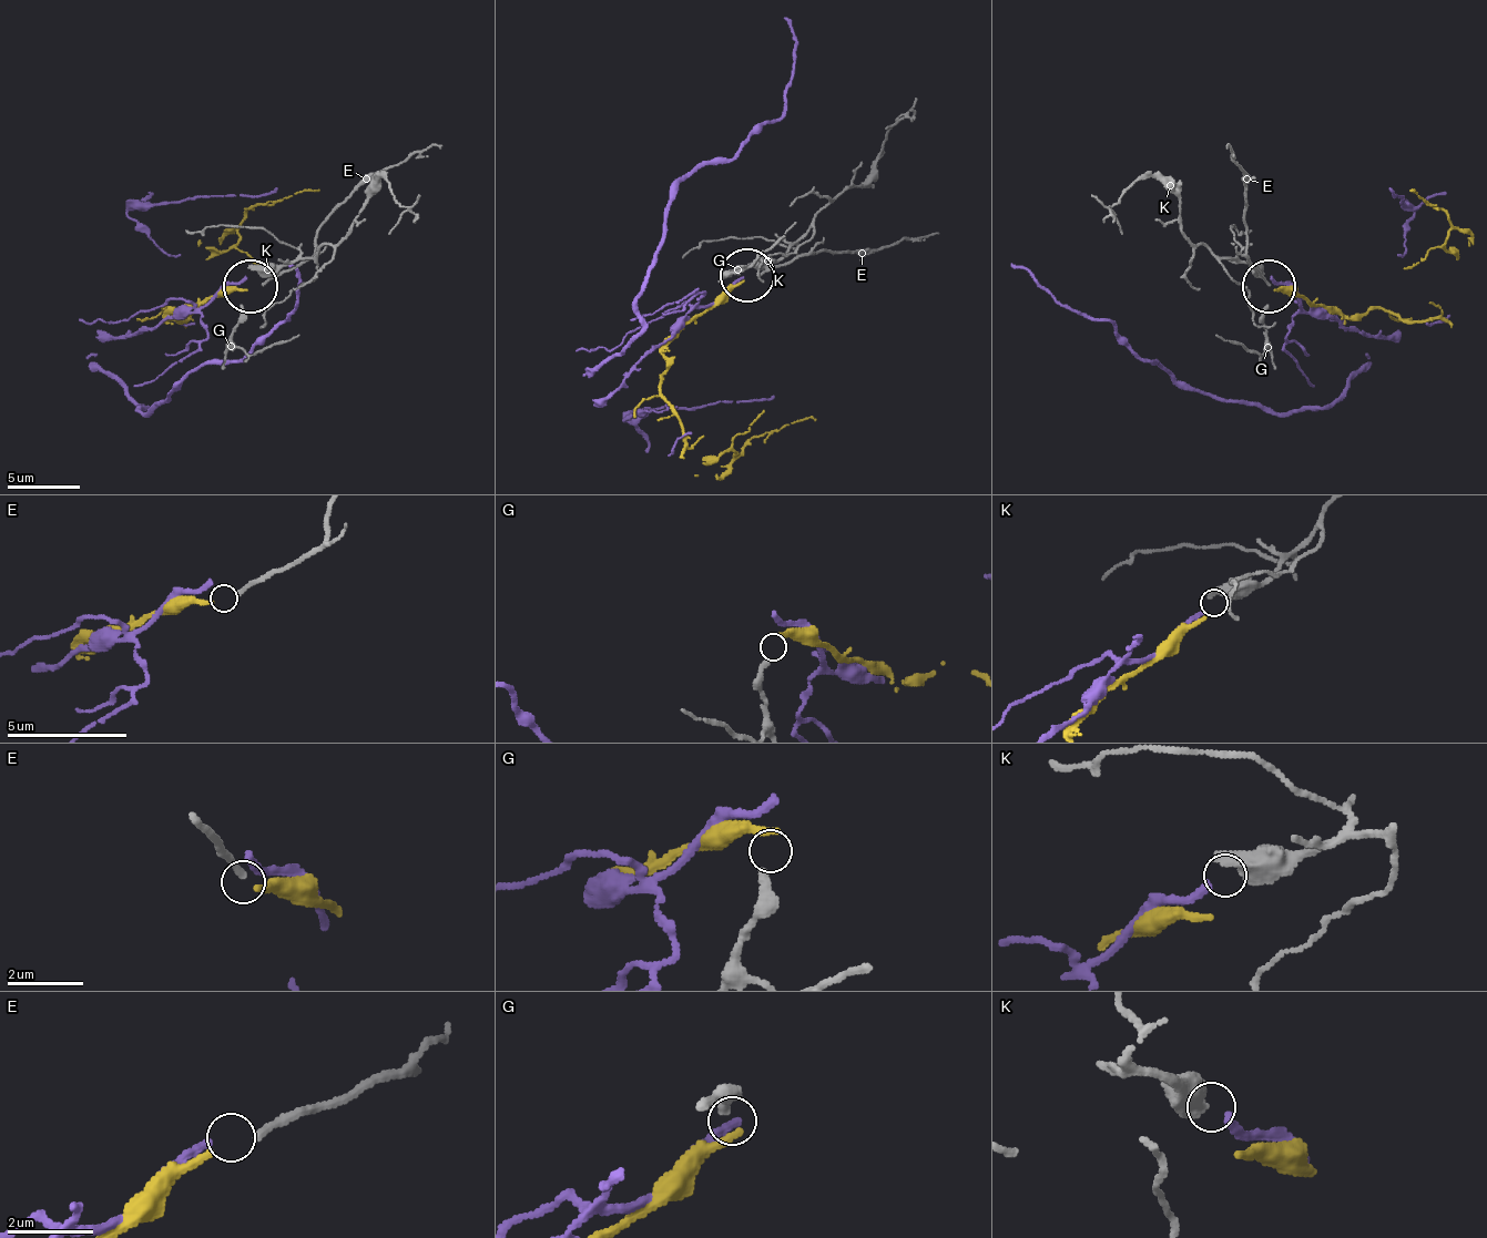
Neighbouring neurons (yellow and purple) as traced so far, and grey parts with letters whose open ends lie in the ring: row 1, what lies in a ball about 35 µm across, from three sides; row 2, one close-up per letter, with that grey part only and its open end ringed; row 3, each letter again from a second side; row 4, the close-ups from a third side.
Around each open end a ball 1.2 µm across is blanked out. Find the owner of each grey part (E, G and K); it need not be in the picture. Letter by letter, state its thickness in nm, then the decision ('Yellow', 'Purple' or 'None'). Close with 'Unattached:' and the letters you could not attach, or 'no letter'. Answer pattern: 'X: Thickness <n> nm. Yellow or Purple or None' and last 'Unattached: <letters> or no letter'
E: Thickness 170 nm. Yellow
G: Thickness 240 nm. None
K: Thickness 700 nm. Purple
Unattached: G

